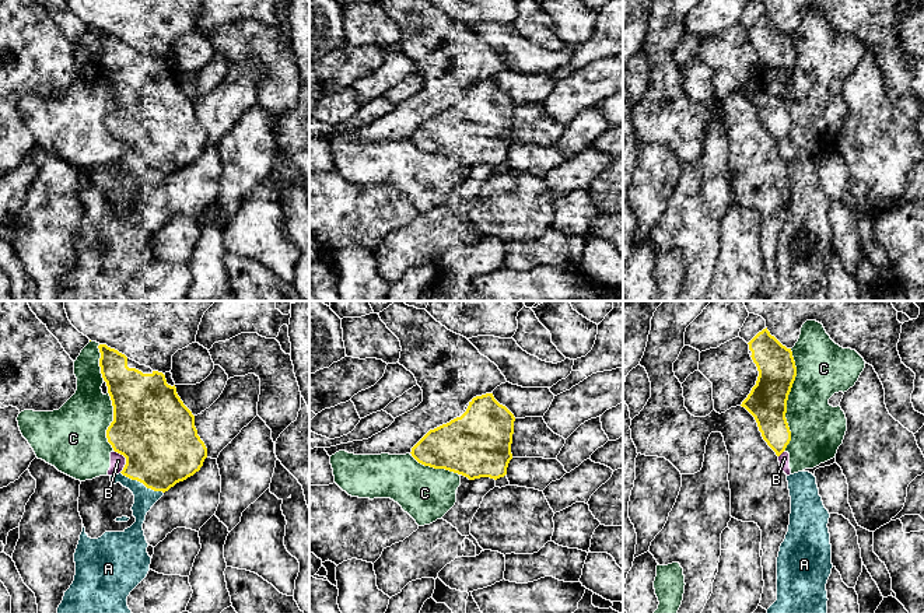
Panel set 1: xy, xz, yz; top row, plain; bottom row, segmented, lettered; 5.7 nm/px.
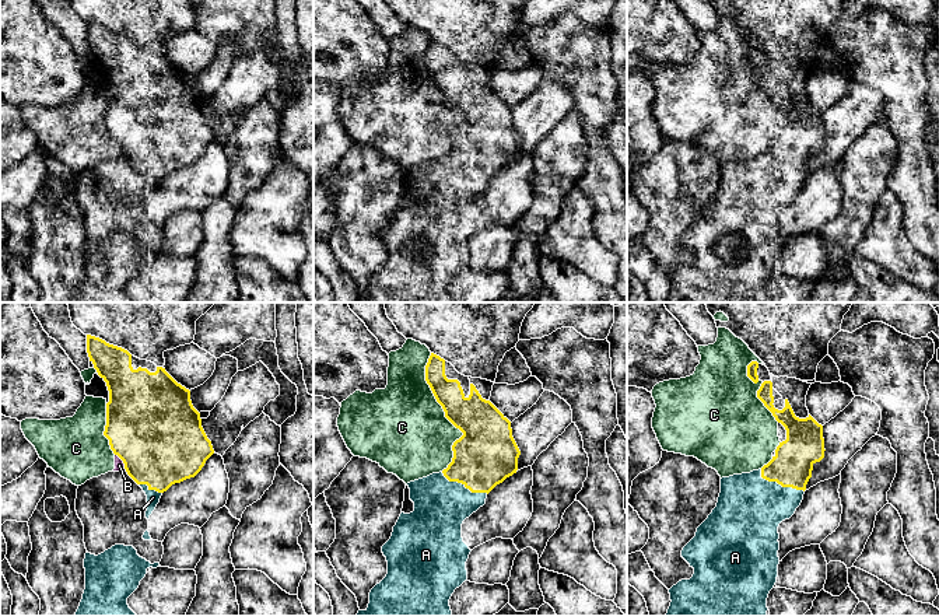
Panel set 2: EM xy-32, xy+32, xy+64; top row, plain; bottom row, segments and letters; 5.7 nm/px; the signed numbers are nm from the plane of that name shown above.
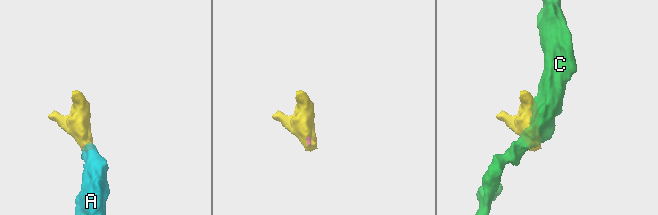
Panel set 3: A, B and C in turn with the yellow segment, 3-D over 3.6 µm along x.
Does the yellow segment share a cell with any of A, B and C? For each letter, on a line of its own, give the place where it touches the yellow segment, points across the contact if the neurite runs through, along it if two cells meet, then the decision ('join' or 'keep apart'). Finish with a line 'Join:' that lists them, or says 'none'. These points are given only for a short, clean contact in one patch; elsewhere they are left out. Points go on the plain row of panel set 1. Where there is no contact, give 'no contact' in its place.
A: xy (142, 168) | join
B: xy (126, 147) | keep apart
C: yz (787, 86) | keep apart
Join: A

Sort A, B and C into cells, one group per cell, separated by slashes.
A / B C

